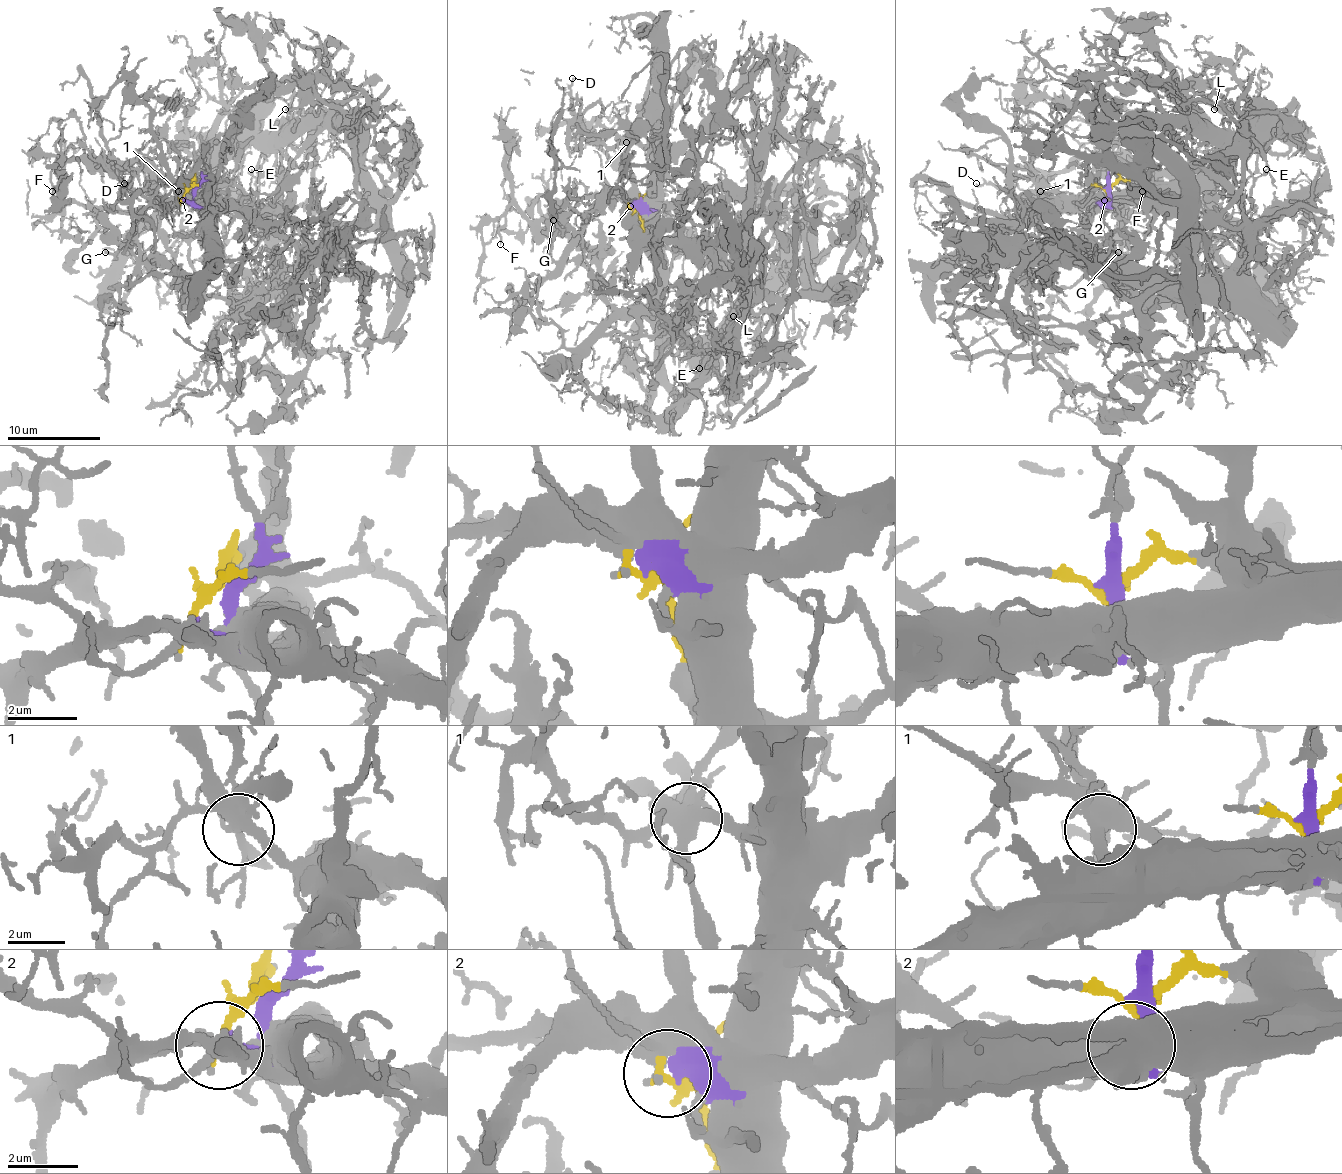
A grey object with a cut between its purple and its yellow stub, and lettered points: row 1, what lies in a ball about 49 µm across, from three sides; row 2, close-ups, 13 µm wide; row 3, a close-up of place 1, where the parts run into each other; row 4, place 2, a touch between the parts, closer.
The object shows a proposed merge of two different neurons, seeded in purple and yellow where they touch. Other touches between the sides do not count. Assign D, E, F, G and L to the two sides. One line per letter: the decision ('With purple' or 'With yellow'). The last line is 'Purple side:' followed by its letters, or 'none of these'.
D: With yellow
E: With yellow
F: With yellow
G: With purple
L: With yellow
Purple side: G

